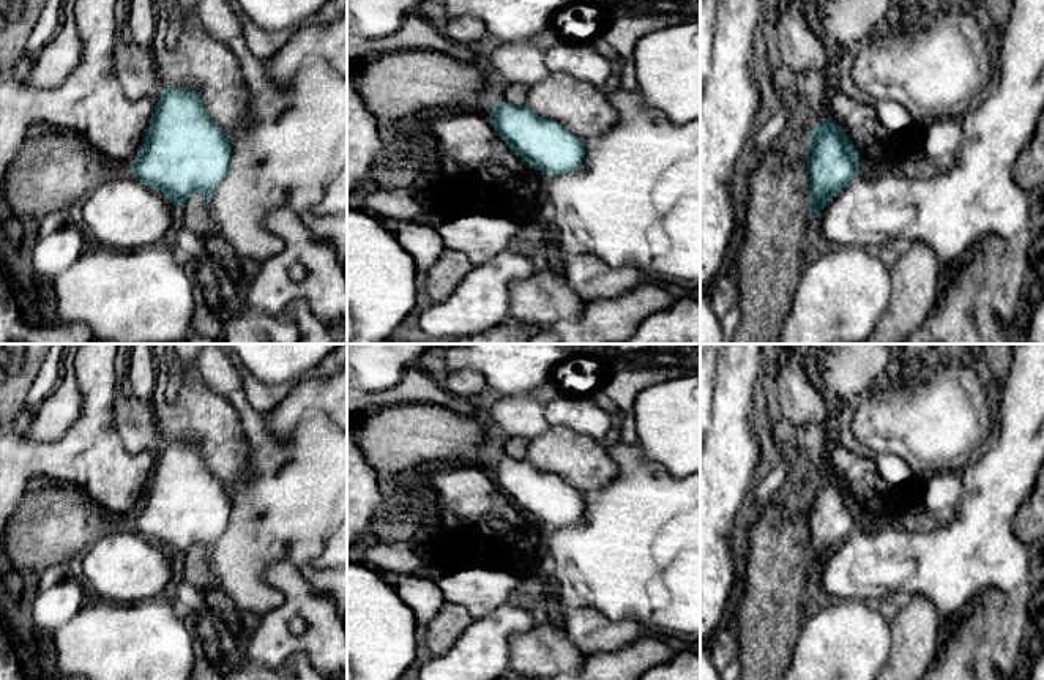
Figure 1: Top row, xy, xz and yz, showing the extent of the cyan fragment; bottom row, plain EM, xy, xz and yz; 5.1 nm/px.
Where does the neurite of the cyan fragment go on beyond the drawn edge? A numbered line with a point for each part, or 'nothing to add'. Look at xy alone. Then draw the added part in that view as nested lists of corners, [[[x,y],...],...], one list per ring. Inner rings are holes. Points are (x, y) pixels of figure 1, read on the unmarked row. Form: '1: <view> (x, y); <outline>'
nothing to add

